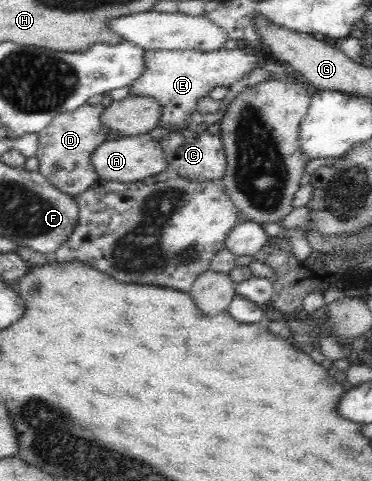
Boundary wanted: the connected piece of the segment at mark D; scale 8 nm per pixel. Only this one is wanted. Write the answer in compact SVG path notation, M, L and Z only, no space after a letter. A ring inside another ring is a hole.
M100 104L81 105L74 111L56 115L48 127L38 133L38 171L52 183L52 186L72 198L89 189L97 179L90 163L90 156L98 145L106 141L109 132L107 127L100 125L98 121L98 115L103 109Z

